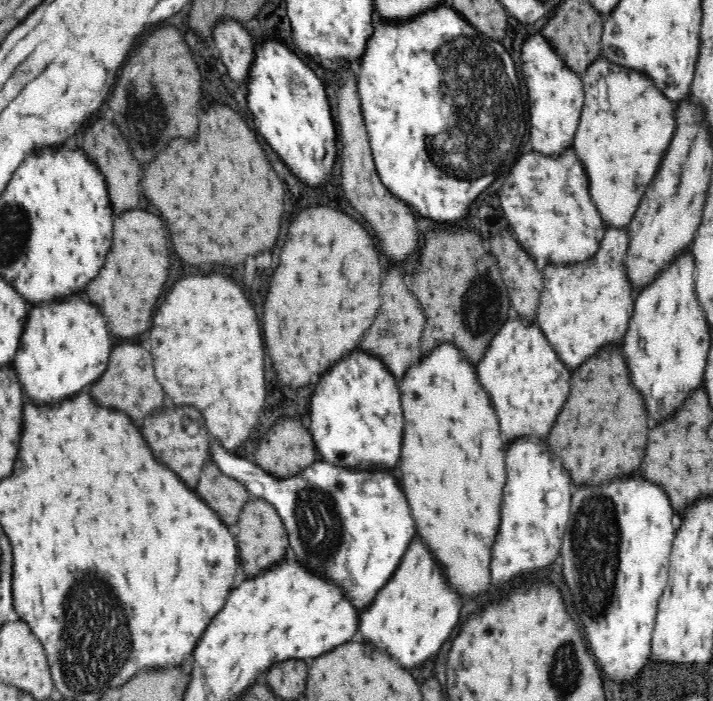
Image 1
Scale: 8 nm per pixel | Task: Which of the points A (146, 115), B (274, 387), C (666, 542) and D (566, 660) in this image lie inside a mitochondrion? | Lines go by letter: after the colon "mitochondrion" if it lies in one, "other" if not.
A: mitochondrion
B: other
C: other
D: mitochondrion

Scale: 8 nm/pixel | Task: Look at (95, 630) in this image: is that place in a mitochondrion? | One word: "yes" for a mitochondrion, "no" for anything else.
yes

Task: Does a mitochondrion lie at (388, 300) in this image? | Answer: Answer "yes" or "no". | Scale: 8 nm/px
no

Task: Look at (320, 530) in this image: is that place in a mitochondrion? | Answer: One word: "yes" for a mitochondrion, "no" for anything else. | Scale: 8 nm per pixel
yes

